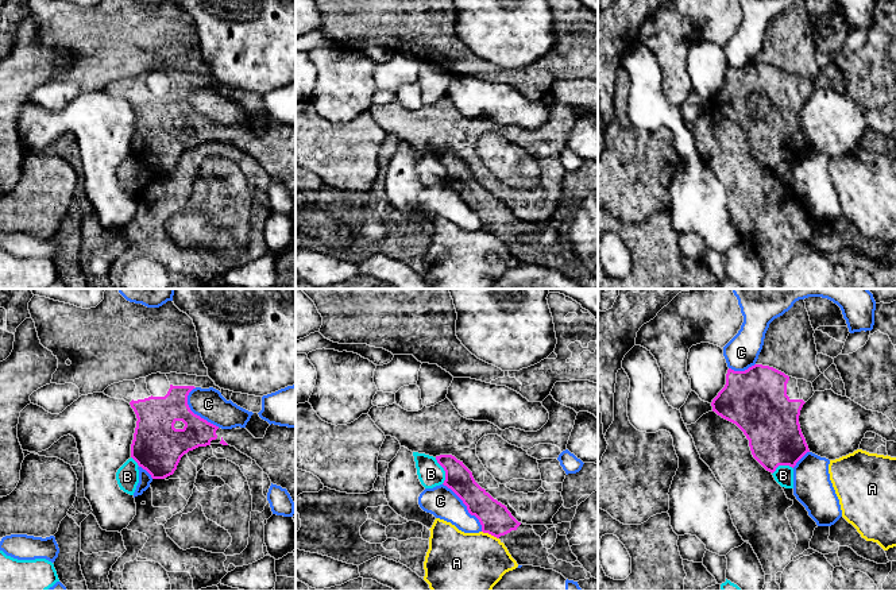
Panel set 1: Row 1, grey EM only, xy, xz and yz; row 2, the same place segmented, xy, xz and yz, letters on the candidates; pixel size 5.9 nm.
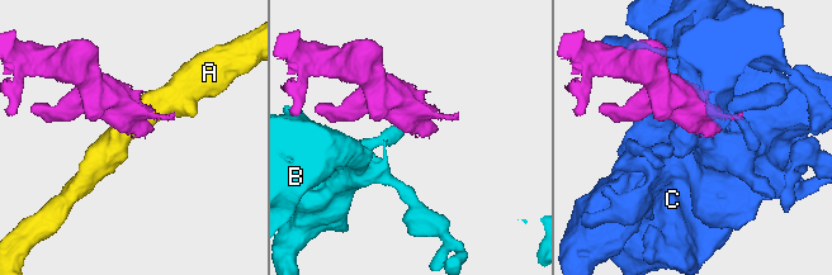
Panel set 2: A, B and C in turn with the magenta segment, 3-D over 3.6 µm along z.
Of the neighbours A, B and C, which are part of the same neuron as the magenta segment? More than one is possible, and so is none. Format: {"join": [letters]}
{"join": []}

